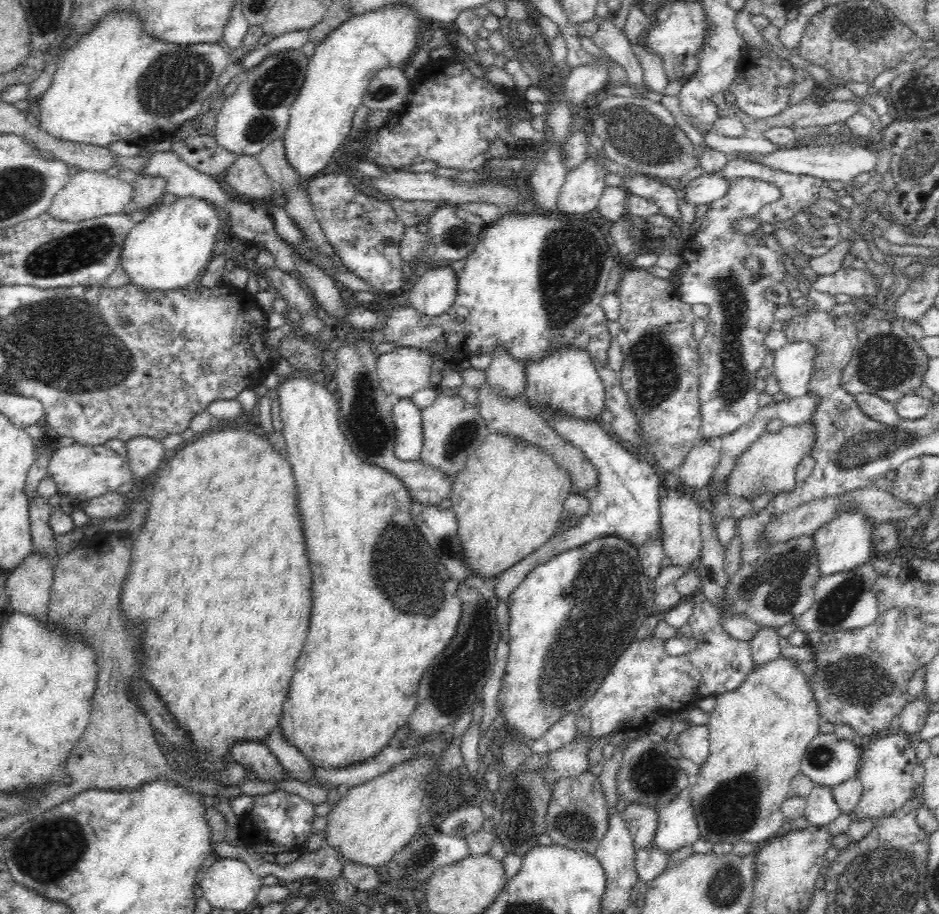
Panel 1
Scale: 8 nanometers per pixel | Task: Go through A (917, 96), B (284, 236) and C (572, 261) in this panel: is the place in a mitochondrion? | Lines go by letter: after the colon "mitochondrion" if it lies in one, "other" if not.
A: mitochondrion
B: other
C: mitochondrion

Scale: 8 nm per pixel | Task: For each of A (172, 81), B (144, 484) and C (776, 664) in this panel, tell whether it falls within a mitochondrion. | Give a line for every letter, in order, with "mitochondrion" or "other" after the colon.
A: mitochondrion
B: other
C: other

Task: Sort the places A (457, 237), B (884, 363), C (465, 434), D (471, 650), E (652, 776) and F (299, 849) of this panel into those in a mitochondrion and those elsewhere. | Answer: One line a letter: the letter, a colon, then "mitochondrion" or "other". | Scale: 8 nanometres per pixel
A: mitochondrion
B: mitochondrion
C: mitochondrion
D: mitochondrion
E: mitochondrion
F: other

